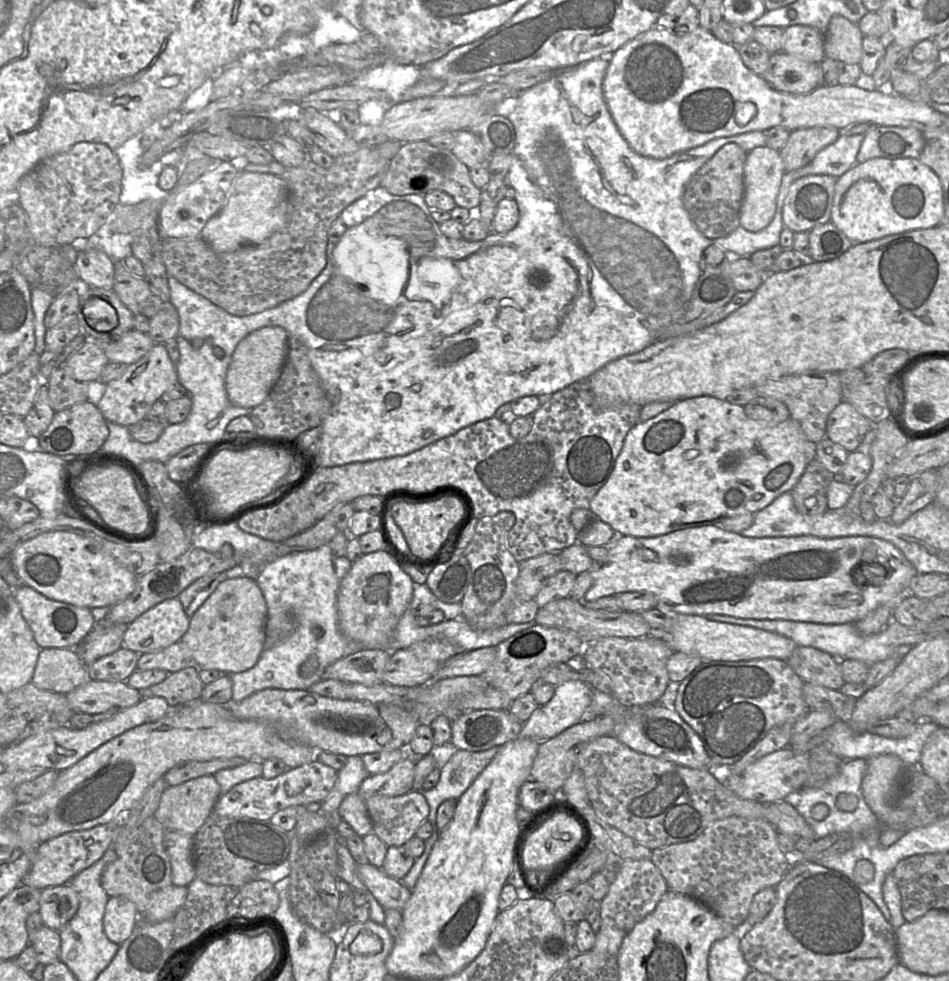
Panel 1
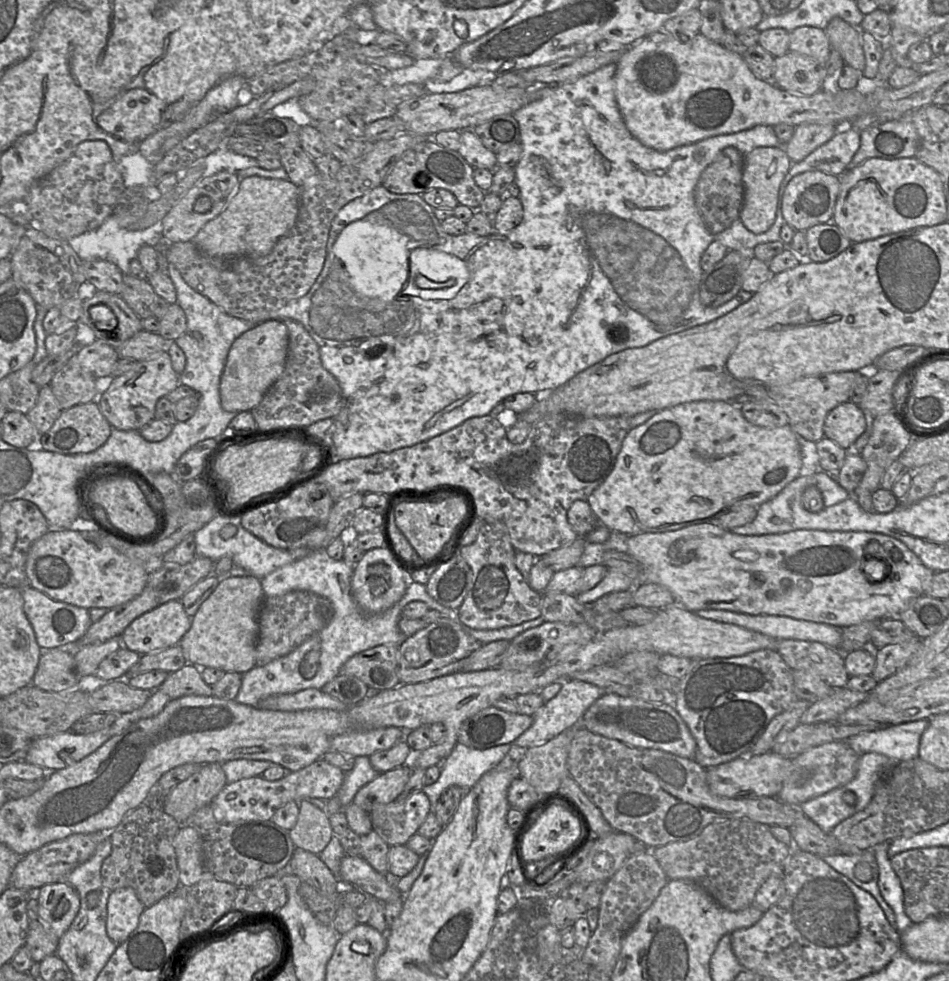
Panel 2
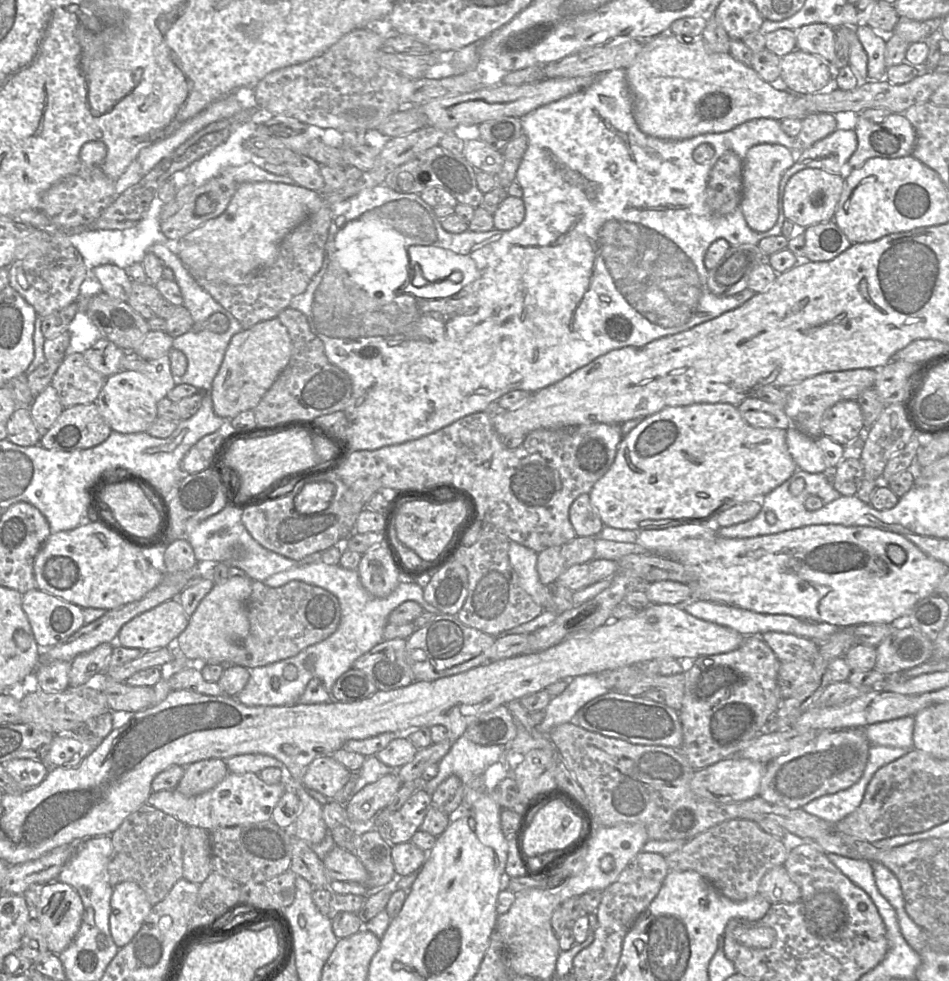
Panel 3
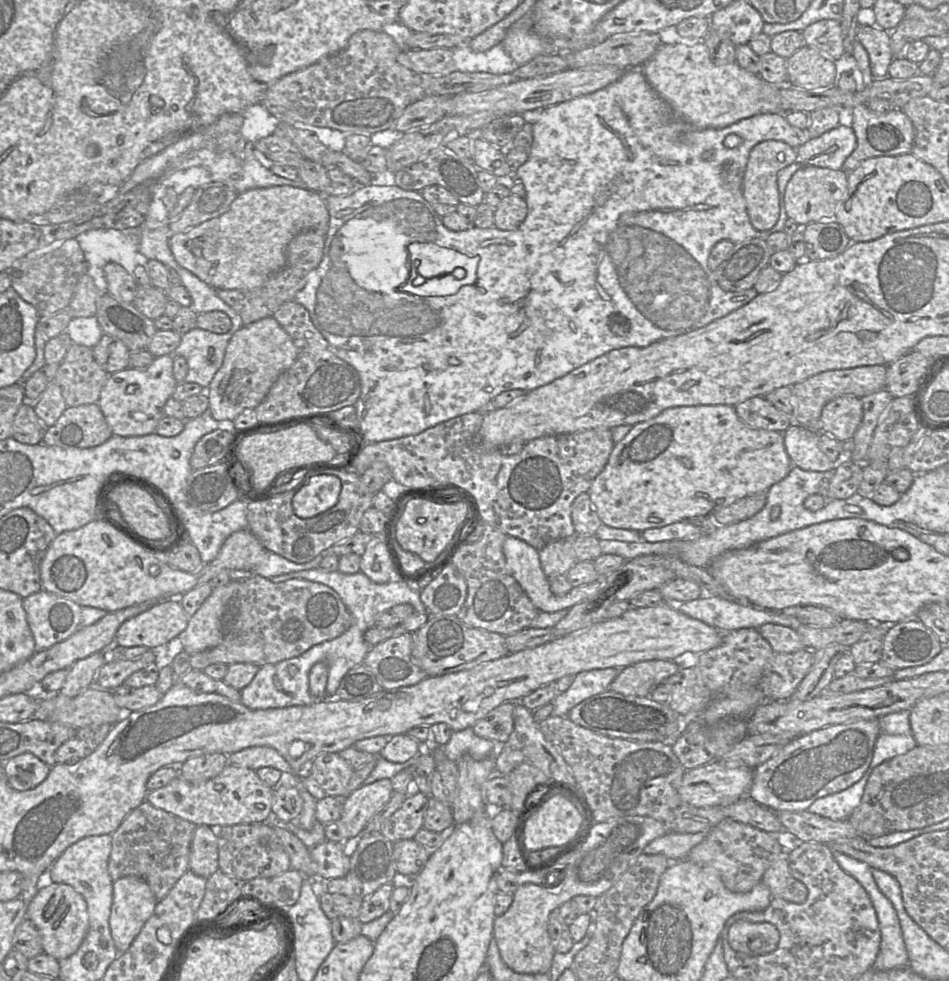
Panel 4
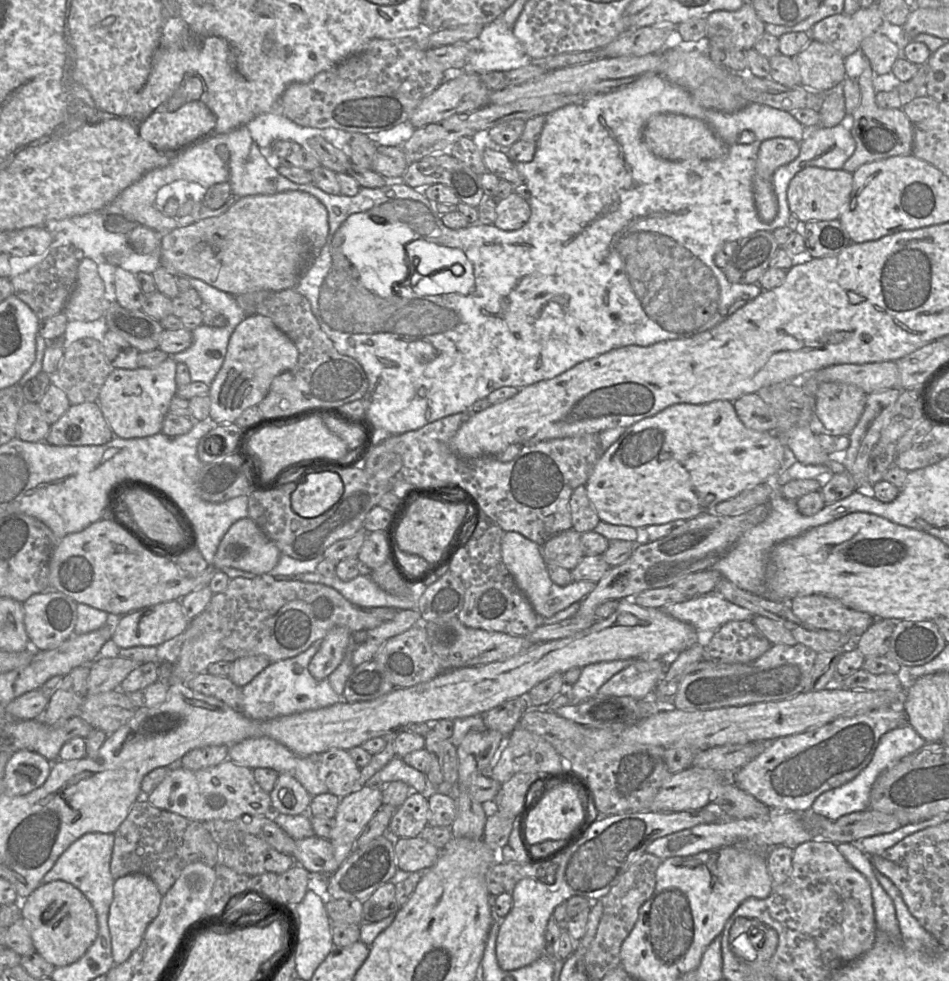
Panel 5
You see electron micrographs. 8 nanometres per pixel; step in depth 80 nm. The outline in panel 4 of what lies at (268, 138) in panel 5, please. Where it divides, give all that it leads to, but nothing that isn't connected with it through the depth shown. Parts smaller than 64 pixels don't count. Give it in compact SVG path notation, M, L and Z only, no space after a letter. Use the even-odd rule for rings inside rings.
M254 104L241 114L243 125L240 132L245 140L252 143L272 135L280 122L262 104Z

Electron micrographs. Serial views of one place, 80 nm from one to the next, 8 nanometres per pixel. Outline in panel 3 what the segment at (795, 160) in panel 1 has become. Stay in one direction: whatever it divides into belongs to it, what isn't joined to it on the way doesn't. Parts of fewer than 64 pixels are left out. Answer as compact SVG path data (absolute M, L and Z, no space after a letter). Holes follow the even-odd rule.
M810 113L802 119L802 127L794 138L794 152L800 152L831 134L837 127L834 114Z

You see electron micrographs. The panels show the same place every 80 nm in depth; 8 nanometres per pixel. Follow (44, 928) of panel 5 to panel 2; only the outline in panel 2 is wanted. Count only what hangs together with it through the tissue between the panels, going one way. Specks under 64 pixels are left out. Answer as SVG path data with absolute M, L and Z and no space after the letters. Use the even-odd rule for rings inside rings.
M65 880L46 884L36 891L40 919L61 938L80 910L80 897Z

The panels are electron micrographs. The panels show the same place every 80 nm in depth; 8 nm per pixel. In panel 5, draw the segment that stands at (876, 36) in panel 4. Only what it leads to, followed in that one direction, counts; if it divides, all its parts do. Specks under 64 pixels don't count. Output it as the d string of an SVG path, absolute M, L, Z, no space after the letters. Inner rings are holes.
M882 31L864 38L861 51L869 60L872 70L879 75L892 71L895 61L902 56L901 48Z

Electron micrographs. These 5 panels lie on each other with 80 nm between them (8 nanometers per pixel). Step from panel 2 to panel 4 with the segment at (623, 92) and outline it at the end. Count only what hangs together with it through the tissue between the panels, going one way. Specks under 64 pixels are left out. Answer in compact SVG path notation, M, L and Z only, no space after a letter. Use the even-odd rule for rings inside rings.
M701 41L694 45L662 43L653 56L639 68L651 87L674 113L696 128L723 128L757 114L782 113L782 97L778 89L781 85L768 83L758 74L742 68L737 62L716 64L711 59L707 46Z

